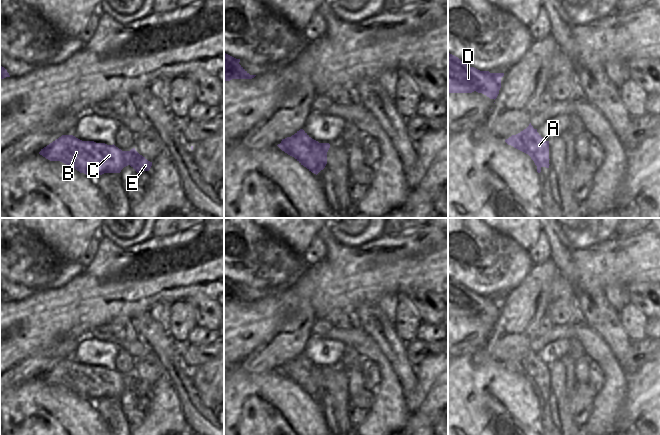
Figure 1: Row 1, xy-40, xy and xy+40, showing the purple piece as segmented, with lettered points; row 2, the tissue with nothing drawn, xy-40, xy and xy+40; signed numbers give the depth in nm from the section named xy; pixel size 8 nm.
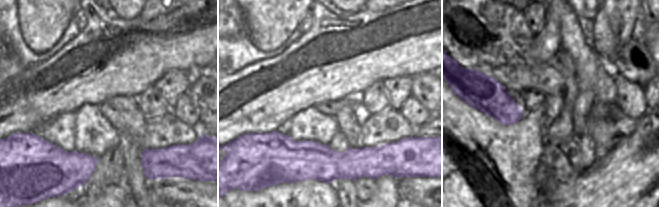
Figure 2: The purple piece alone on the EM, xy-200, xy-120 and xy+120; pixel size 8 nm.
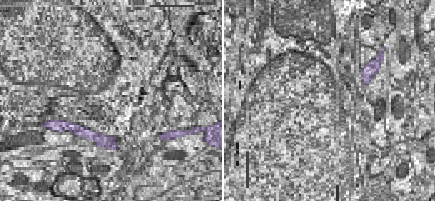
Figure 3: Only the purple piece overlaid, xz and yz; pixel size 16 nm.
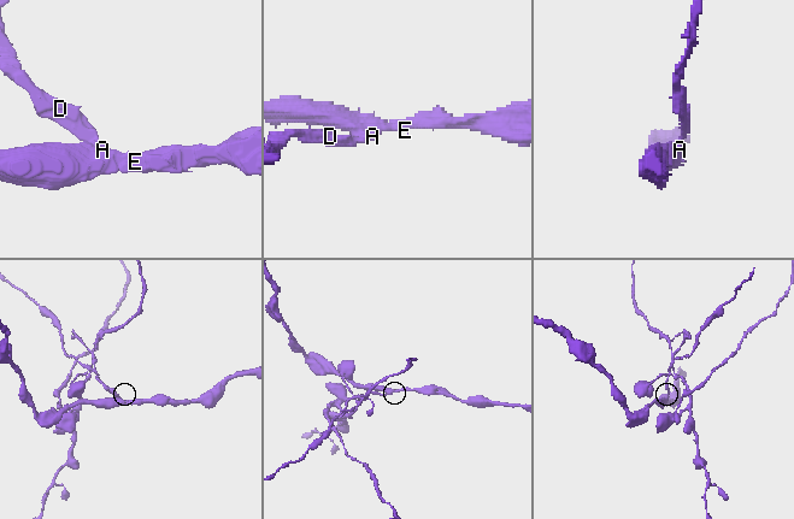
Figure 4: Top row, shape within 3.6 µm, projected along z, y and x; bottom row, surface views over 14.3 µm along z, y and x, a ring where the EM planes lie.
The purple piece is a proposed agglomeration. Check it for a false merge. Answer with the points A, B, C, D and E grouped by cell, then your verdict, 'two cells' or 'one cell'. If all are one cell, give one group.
A D / B C E; two cells

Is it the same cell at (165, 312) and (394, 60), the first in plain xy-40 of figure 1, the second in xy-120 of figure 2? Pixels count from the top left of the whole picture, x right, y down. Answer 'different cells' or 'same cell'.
different cells

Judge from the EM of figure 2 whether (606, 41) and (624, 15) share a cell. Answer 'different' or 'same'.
same

